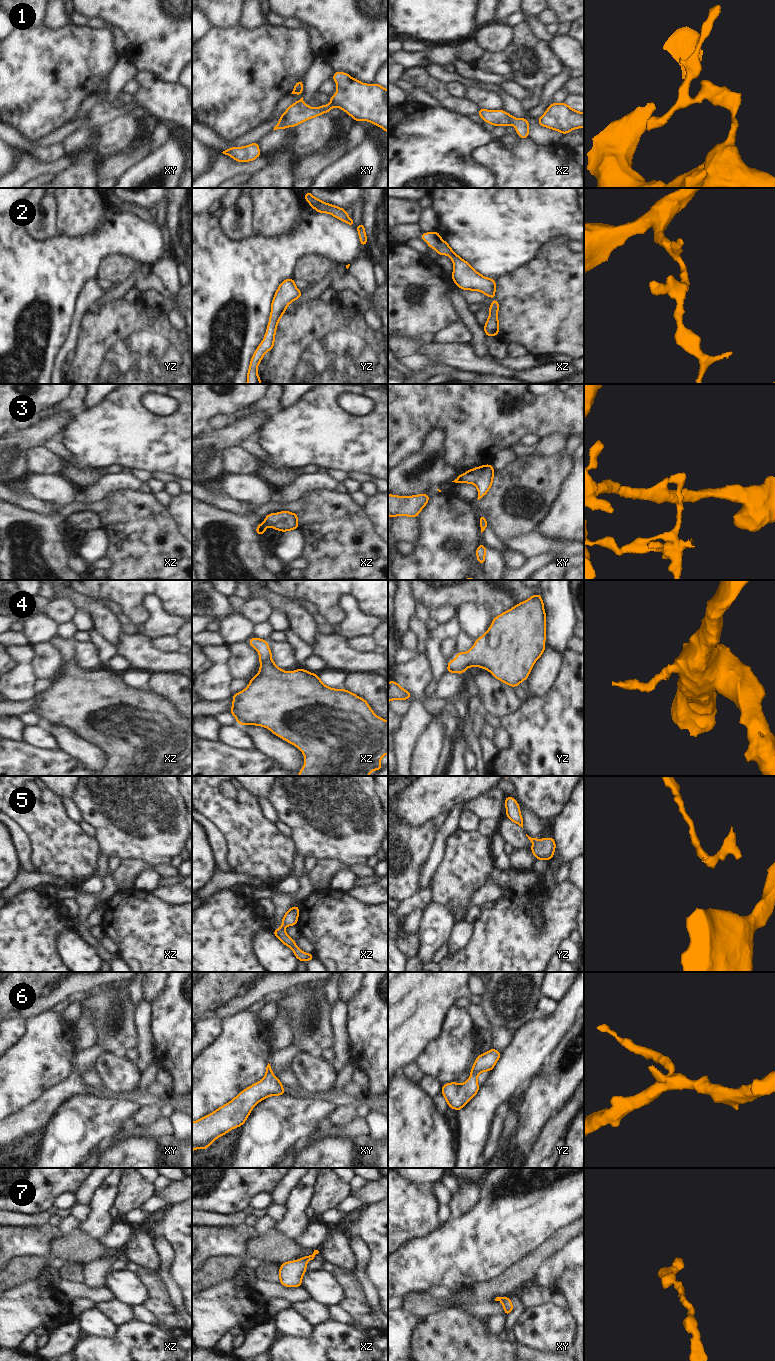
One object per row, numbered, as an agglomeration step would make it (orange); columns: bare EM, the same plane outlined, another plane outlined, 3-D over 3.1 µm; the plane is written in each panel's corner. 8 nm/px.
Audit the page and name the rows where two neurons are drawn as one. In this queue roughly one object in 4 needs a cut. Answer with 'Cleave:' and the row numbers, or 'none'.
Cleave: 3, 5

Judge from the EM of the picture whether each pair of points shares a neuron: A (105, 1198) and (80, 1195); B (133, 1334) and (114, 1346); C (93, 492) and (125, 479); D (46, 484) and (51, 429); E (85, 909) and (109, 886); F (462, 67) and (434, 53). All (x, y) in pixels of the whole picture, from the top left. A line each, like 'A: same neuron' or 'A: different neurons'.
A: different neurons
B: same neuron
C: same neuron
D: different neurons
E: same neuron
F: different neurons

